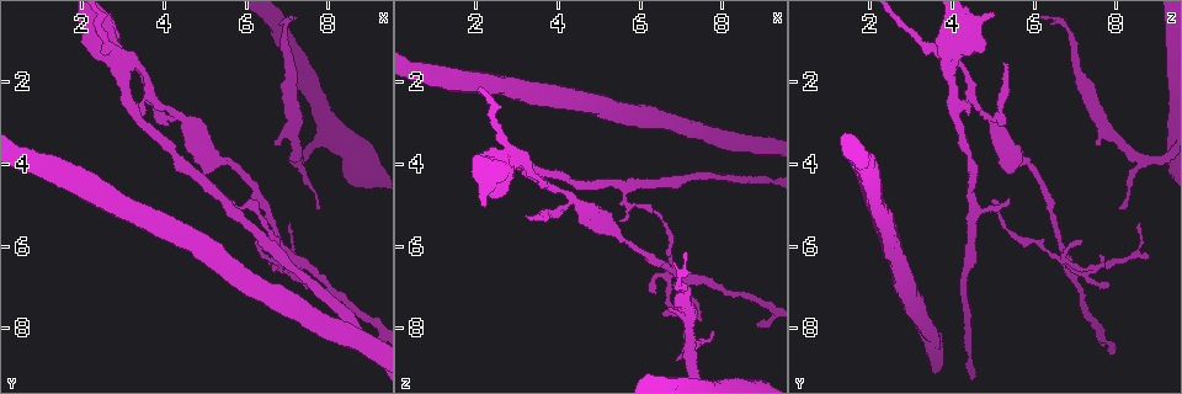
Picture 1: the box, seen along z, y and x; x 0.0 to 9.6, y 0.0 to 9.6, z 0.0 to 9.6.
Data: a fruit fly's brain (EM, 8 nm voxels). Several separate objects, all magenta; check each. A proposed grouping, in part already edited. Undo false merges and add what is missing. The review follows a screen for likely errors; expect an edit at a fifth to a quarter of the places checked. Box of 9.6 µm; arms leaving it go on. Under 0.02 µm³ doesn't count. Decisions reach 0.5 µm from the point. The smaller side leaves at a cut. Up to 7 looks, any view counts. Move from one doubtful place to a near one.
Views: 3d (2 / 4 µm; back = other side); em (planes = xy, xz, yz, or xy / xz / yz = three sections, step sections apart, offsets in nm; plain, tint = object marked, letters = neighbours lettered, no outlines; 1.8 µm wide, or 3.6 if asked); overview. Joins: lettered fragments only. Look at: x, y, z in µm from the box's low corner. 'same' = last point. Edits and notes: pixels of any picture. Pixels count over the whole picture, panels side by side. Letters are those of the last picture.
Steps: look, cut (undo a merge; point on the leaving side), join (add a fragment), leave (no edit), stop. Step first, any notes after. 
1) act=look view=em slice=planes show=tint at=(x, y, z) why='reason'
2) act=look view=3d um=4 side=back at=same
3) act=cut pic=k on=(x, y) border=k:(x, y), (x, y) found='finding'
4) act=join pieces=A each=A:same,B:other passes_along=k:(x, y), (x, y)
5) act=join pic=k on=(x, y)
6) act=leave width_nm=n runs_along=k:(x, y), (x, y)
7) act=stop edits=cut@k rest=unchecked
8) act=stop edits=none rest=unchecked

act=look view=3d um=4 at=(5.65, 5.05, 4.55) why='side arm on a straight run'

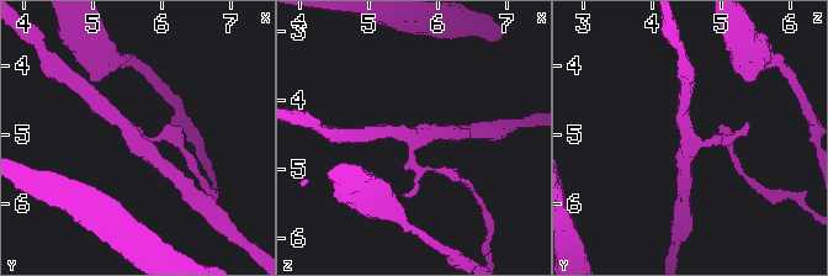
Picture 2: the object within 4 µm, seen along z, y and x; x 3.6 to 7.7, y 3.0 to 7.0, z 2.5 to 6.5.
act=look view=em slice=xz step=8 show=tint at=(5.60, 5.15, 4.50) why='shape alone is not enough'

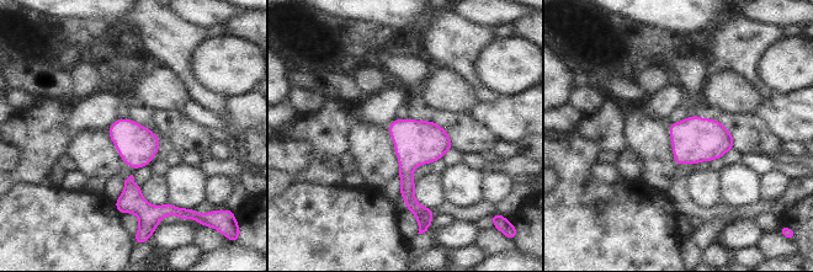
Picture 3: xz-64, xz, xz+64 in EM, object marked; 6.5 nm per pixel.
act=look view=em slice=planes show=letters at=same

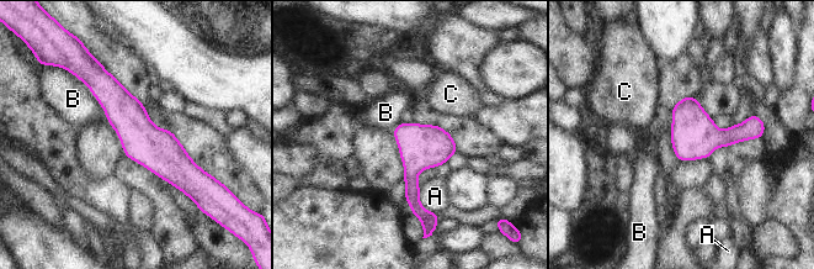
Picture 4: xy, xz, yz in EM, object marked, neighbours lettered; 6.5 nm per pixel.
act=leave width_nm=280 each=A:other,B:other,C:other runs_along=4:(96, 75), (185, 177), (186, 190) found='continuous, no second cell'

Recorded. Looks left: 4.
act=look view=em slice=planes show=tint at=(6.85, 6.55, 7.55) why='touches itself'

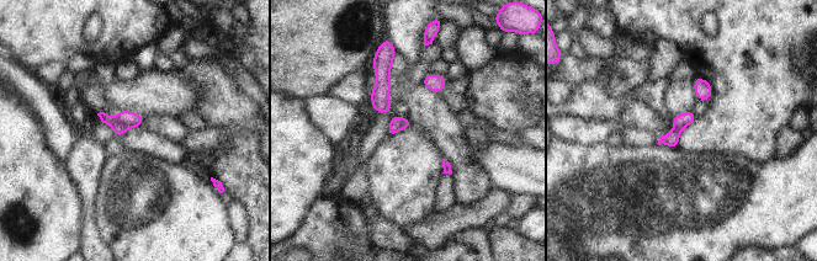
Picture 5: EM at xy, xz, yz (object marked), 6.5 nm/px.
act=look view=em slice=planes show=letters at=same why='what lies round it'

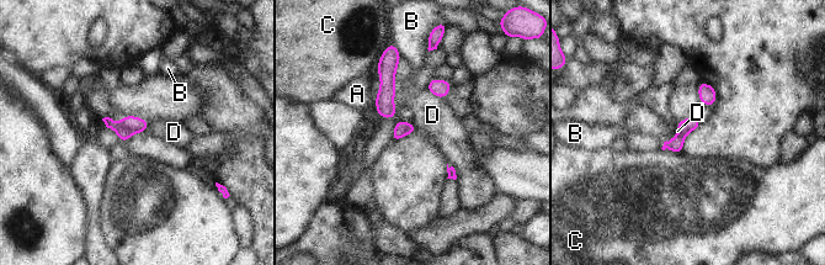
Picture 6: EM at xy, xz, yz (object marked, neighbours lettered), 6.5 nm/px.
act=cut pic=6 on=(123, 134) width_nm=100 each=A:other,B:other,C:other,D:other border=6:(118, 123), (131, 134) found='a second cell is stuck on'

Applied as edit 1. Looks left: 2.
act=stop edits=cut@6 rest=unchecked

